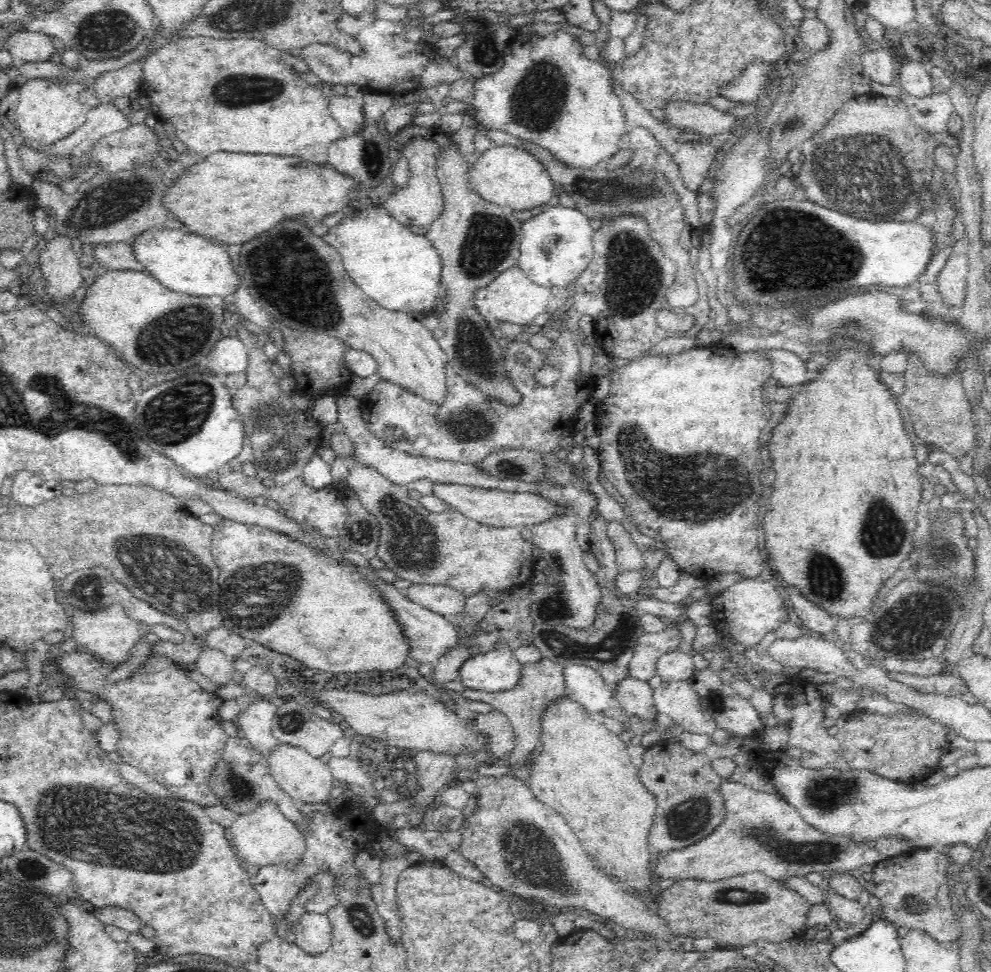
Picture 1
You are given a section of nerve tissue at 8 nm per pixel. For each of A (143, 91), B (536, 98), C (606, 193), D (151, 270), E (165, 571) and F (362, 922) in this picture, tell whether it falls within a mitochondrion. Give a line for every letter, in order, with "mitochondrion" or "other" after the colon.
A: other
B: mitochondrion
C: mitochondrion
D: other
E: mitochondrion
F: mitochondrion

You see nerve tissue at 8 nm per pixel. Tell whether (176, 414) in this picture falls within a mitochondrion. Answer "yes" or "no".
yes

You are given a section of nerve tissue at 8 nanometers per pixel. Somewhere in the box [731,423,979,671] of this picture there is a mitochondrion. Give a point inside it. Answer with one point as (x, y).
(914, 622)

